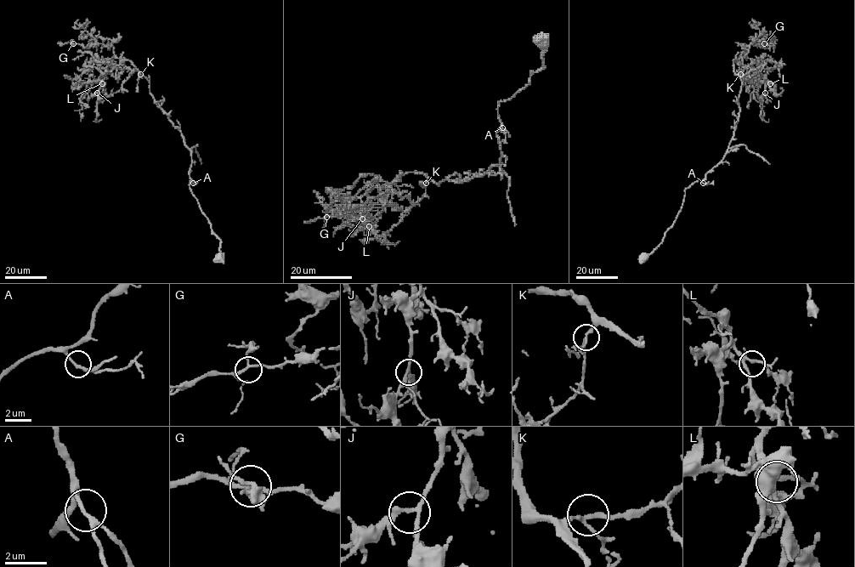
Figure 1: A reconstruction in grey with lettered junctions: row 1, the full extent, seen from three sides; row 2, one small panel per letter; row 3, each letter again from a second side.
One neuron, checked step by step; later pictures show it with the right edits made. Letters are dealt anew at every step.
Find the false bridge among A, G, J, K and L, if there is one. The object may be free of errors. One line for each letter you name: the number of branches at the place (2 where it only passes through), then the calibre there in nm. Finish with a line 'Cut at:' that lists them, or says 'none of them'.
Cut at: none of them

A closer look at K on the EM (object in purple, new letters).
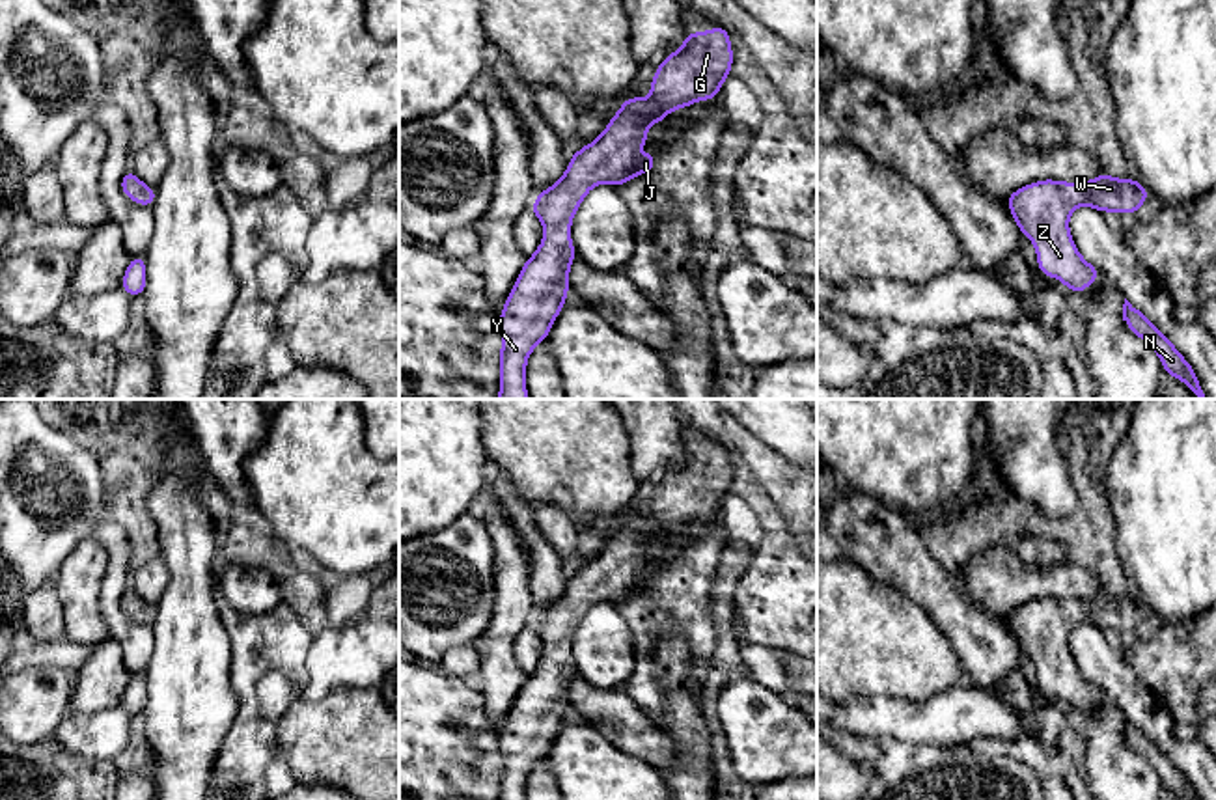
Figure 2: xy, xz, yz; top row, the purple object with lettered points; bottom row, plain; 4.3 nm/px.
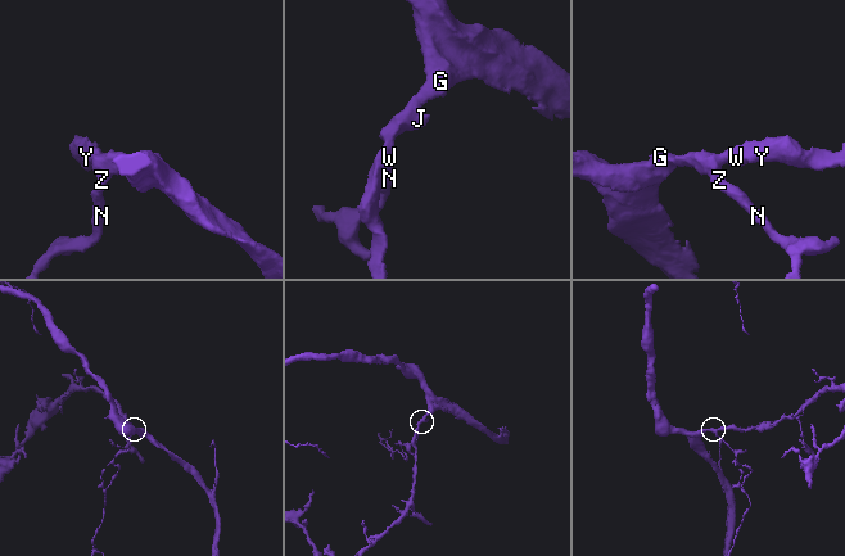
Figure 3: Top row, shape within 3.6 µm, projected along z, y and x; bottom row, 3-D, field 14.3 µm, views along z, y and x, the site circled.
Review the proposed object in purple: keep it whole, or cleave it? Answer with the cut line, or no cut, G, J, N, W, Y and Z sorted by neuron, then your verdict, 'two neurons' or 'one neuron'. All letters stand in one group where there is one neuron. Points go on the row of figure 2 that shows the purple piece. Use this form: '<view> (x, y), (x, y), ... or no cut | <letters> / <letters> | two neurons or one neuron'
no cut | G J N W Y Z | one neuron

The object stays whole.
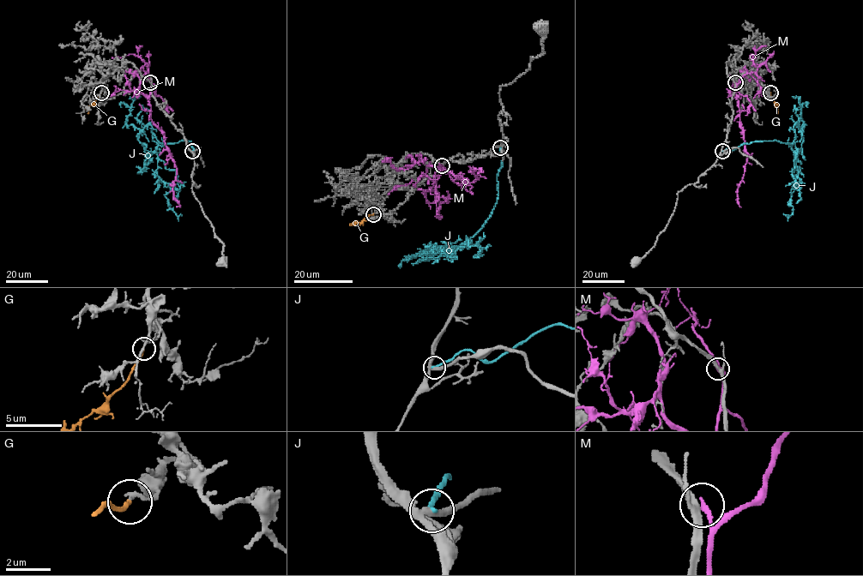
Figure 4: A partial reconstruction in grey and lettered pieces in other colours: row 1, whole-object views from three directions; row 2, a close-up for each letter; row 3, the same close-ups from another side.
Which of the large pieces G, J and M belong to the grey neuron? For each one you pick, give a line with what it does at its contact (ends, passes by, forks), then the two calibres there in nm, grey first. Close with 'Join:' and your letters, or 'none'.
Join: none

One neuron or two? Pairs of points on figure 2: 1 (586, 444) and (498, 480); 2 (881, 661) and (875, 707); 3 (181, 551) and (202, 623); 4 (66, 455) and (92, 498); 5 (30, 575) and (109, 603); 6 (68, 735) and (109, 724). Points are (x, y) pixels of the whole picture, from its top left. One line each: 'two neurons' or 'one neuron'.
1: two neurons
2: two neurons
3: one neuron
4: one neuron
5: two neurons
6: one neuron

